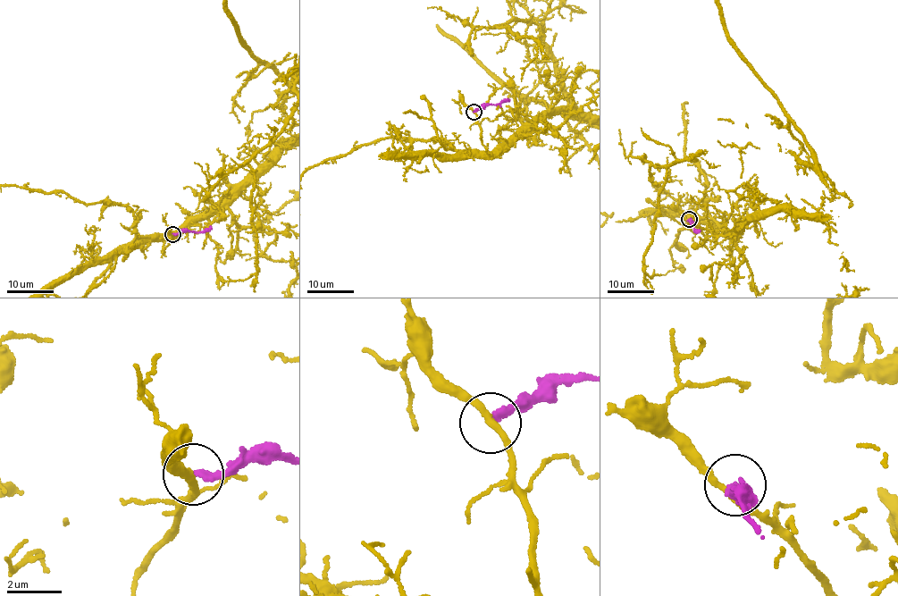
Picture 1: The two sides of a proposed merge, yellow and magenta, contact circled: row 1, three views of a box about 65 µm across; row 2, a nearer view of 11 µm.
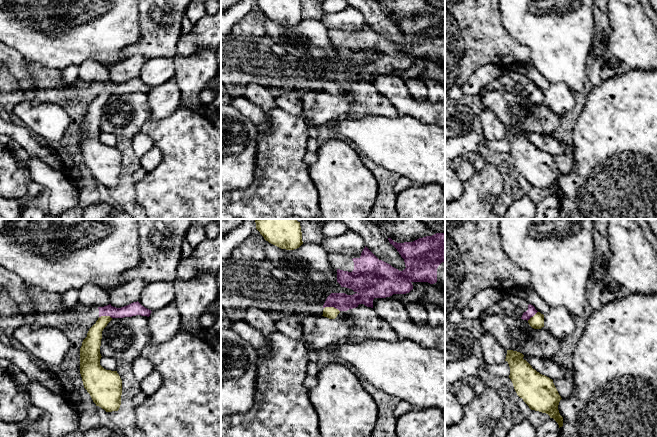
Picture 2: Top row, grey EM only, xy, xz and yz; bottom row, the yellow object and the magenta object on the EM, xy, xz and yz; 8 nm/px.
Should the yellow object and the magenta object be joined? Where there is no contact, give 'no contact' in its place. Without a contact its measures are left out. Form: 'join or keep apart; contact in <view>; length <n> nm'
keep apart; contact in xz; length 130 nm

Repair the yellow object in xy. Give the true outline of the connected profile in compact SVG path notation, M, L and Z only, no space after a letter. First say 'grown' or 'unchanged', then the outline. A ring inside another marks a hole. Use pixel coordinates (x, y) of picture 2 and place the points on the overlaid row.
unchanged; M110 316L99 317L80 348L80 374L84 388L96 406L106 412L119 410L122 395L122 380L117 371L106 370L100 365L102 331L111 320Z

